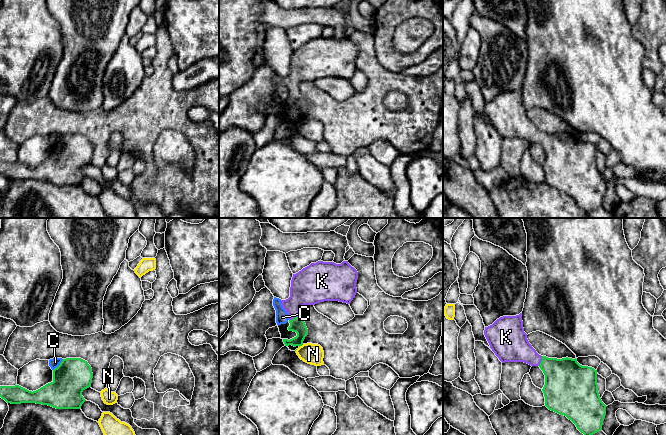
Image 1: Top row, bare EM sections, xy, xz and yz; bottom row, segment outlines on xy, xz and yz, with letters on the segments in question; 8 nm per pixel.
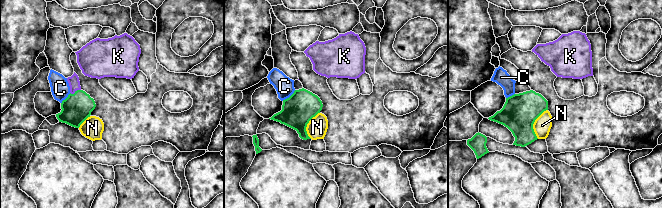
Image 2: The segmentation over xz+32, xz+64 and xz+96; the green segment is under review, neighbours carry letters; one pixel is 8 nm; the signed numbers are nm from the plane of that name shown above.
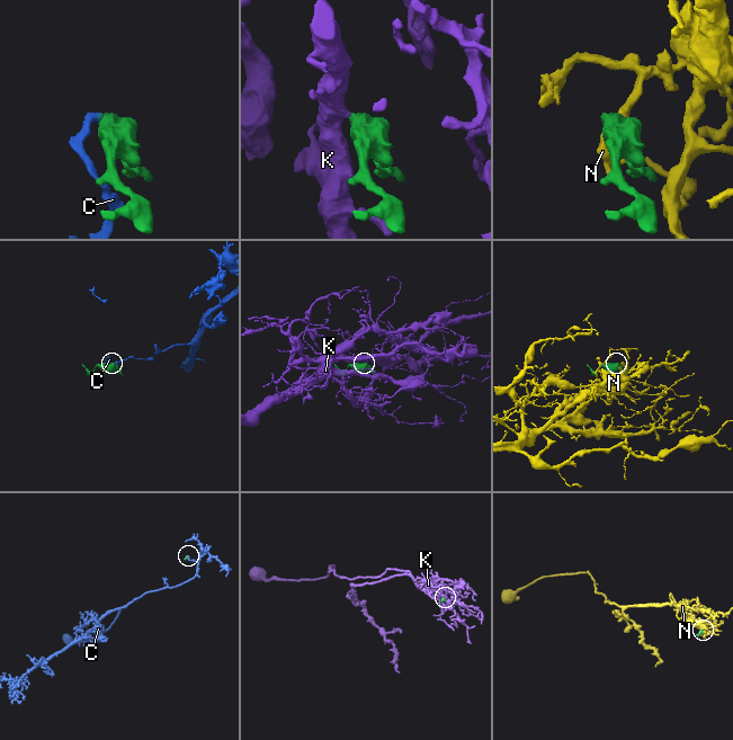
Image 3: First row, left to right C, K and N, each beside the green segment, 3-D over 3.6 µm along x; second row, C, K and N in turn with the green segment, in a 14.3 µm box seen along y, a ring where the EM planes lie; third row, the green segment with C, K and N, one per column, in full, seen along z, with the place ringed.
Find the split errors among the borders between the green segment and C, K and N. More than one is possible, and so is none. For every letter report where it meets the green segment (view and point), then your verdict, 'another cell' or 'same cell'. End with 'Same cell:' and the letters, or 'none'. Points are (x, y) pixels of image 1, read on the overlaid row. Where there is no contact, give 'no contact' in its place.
C: meets green in xy at (59, 365); another cell
K: meets green in xz at (293, 318); same cell
N: meets green in xz at (301, 345); another cell
Same cell: K

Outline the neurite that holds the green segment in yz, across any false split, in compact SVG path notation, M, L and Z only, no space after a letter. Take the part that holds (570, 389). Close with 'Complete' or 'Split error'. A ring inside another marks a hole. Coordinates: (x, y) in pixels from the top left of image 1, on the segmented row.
M522 313L500 317L485 327L484 335L502 363L524 362L540 367L545 375L542 391L549 410L566 416L584 435L602 430L607 406L598 392L597 370L580 365L576 358L539 355L524 332Z. Split error

